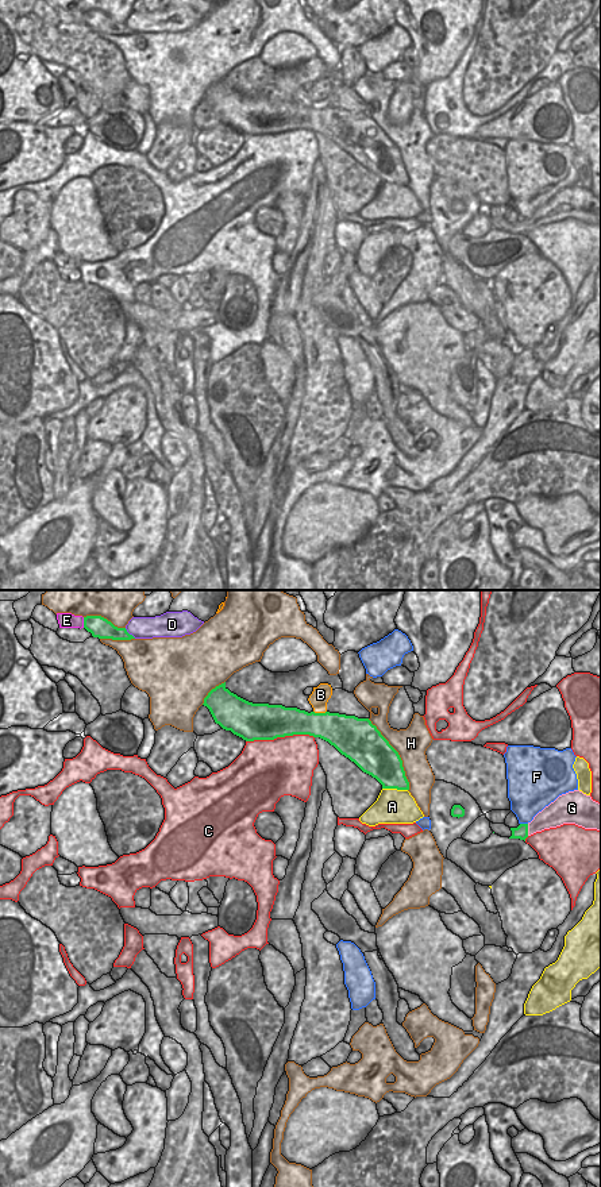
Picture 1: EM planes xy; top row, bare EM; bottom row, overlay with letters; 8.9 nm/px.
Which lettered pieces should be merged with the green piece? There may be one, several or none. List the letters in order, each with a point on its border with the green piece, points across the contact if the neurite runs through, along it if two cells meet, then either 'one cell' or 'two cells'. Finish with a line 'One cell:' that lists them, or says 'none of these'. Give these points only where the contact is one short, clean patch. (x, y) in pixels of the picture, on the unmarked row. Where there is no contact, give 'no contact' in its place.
A: xy (395, 182) | along xy (382, 182), (407, 185) | two cells
B: xy (320, 108) | two cells
C: xy (280, 131) | two cells
D: xy (128, 29) | two cells
E: xy (84, 18) | two cells
F: xy (524, 219) | two cells
G: xy (527, 224) | across xy (521, 226), (527, 224), (551, 211) | one cell
H: xy (399, 150) | two cells
One cell: G

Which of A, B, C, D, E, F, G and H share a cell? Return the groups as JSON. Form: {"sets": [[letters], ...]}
{"sets": [["A"], ["B"], ["C"], ["D"], ["E"], ["F"], ["G"], ["H"]]}

